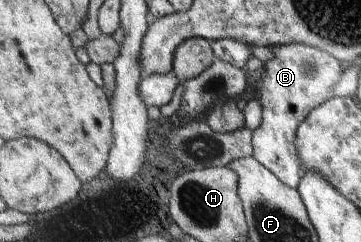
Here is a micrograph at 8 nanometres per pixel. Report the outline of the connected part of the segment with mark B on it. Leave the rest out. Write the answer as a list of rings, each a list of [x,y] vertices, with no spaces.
[[[284,44],[270,47],[271,57],[265,59],[259,80],[255,85],[255,98],[263,107],[261,124],[253,131],[254,159],[269,167],[286,185],[297,188],[302,179],[301,159],[299,158],[295,139],[297,129],[306,117],[318,106],[334,98],[334,82],[342,74],[345,63],[327,51],[306,44]]]

